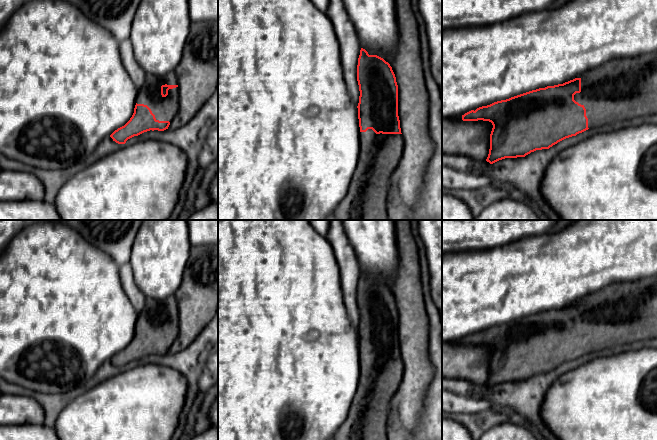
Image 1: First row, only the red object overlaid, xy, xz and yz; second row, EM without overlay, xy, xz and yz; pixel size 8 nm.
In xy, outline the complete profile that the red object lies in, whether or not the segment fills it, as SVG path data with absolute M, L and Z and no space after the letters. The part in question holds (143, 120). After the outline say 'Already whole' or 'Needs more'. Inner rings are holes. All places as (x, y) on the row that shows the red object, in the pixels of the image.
M175 72L162 76L146 74L144 84L138 89L132 117L110 137L118 144L125 144L128 139L144 132L164 131L178 110L178 80Z. Needs more

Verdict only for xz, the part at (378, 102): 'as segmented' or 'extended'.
extended

